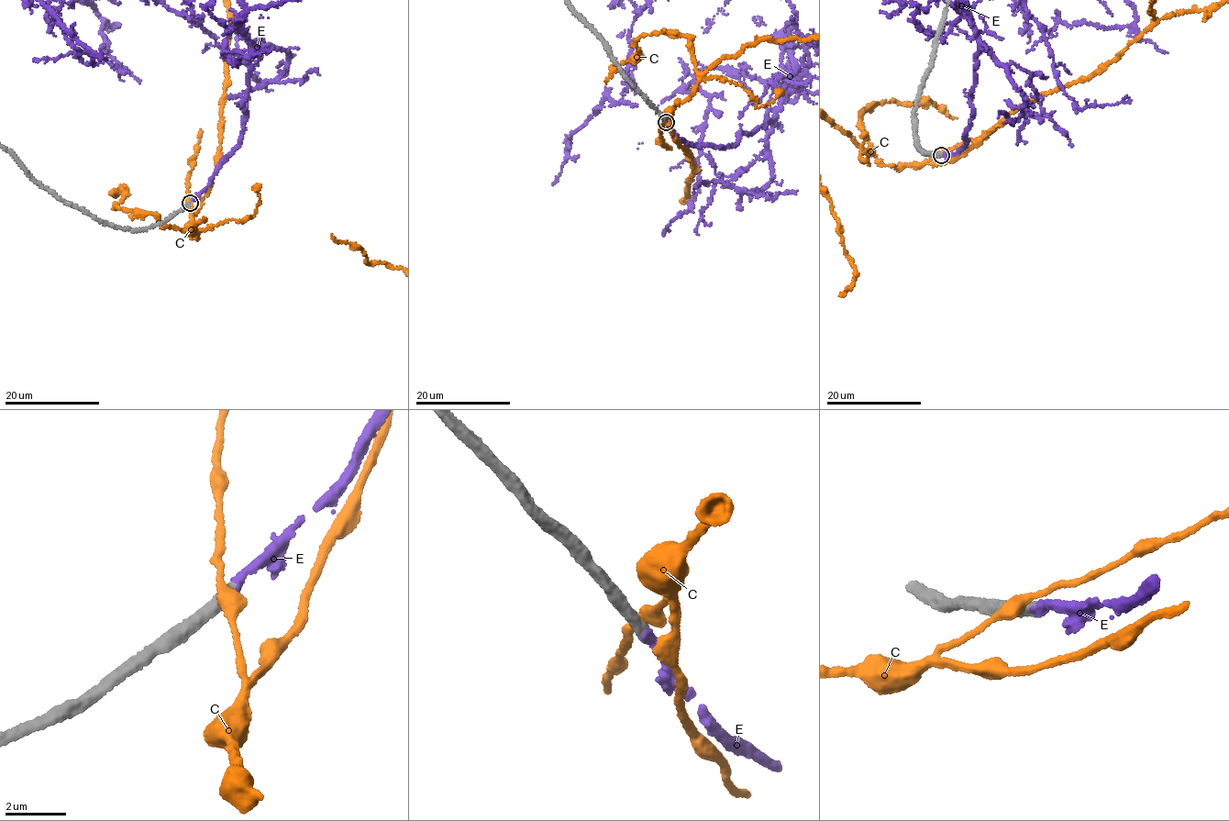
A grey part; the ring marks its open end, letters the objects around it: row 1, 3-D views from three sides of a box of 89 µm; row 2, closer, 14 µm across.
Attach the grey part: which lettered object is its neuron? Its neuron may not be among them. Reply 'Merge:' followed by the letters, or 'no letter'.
Merge: E

